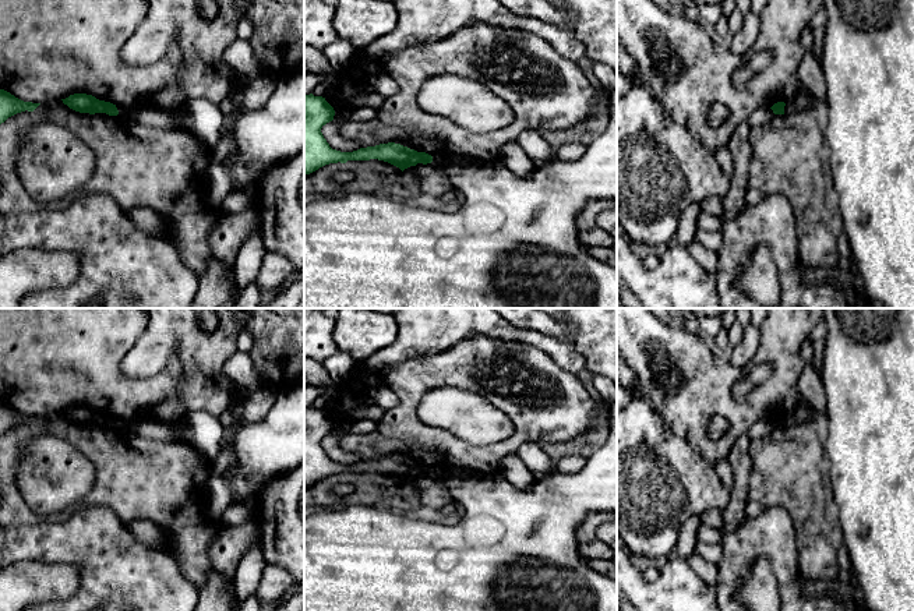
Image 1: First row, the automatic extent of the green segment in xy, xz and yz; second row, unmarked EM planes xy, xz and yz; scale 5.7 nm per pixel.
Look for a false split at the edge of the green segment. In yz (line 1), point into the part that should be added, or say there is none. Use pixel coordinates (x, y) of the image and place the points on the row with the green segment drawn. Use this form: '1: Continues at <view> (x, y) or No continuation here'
1: No continuation here

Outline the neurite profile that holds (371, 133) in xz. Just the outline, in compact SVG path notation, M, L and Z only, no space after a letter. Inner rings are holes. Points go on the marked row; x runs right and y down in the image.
M380 119L368 121L347 120L339 126L339 134L347 139L359 141L363 148L395 142L417 152L435 153L434 144L426 135L388 127Z

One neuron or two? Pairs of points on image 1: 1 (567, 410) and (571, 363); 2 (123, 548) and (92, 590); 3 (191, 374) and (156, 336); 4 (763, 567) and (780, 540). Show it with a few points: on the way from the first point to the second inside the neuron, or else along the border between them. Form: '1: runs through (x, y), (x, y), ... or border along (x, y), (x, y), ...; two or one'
1: border along (544, 352), (560, 367), (575, 375); two
2: runs through (113, 558), (113, 569), (102, 581); one
3: runs through (191, 363), (168, 338); one
4: border along (741, 578), (757, 560), (765, 558), (779, 590); two

